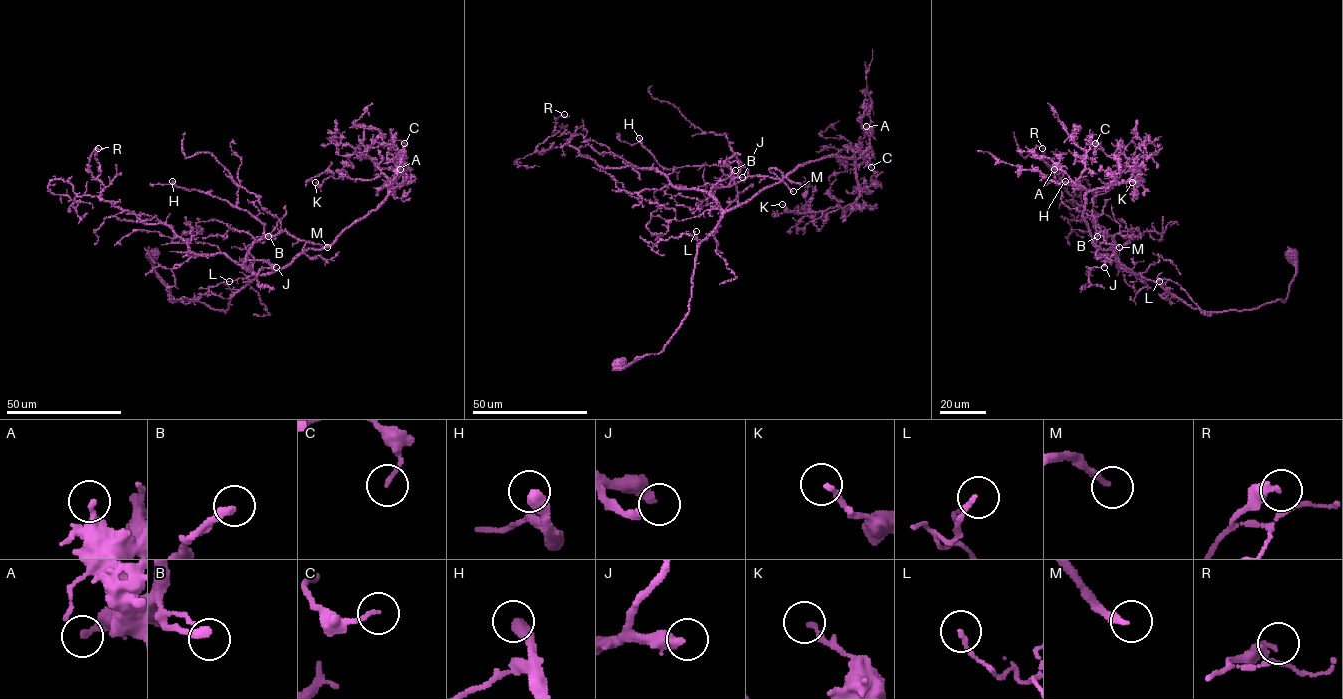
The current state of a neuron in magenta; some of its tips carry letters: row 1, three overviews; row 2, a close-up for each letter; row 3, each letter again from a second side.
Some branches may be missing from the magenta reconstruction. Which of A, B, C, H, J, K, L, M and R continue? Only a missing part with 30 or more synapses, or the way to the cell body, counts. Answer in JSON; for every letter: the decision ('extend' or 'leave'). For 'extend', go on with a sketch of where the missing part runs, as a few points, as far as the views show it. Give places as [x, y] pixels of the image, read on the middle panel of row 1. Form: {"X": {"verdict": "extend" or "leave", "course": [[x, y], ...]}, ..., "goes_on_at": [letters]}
{"A": {"verdict": "leave"}, "B": {"verdict": "leave"}, "C": {"verdict": "leave"}, "H": {"verdict": "extend", "course": [[639, 138], [617, 114], [613, 115], [612, 123], [606, 123], [610, 131]]}, "J": {"verdict": "leave"}, "K": {"verdict": "leave"}, "L": {"verdict": "leave"}, "M": {"verdict": "extend", "course": [[793, 191], [799, 206], [795, 227], [806, 241], [818, 245], [797, 275], [773, 275]]}, "R": {"verdict": "leave"}, "goes_on_at": ["H", "M"]}

